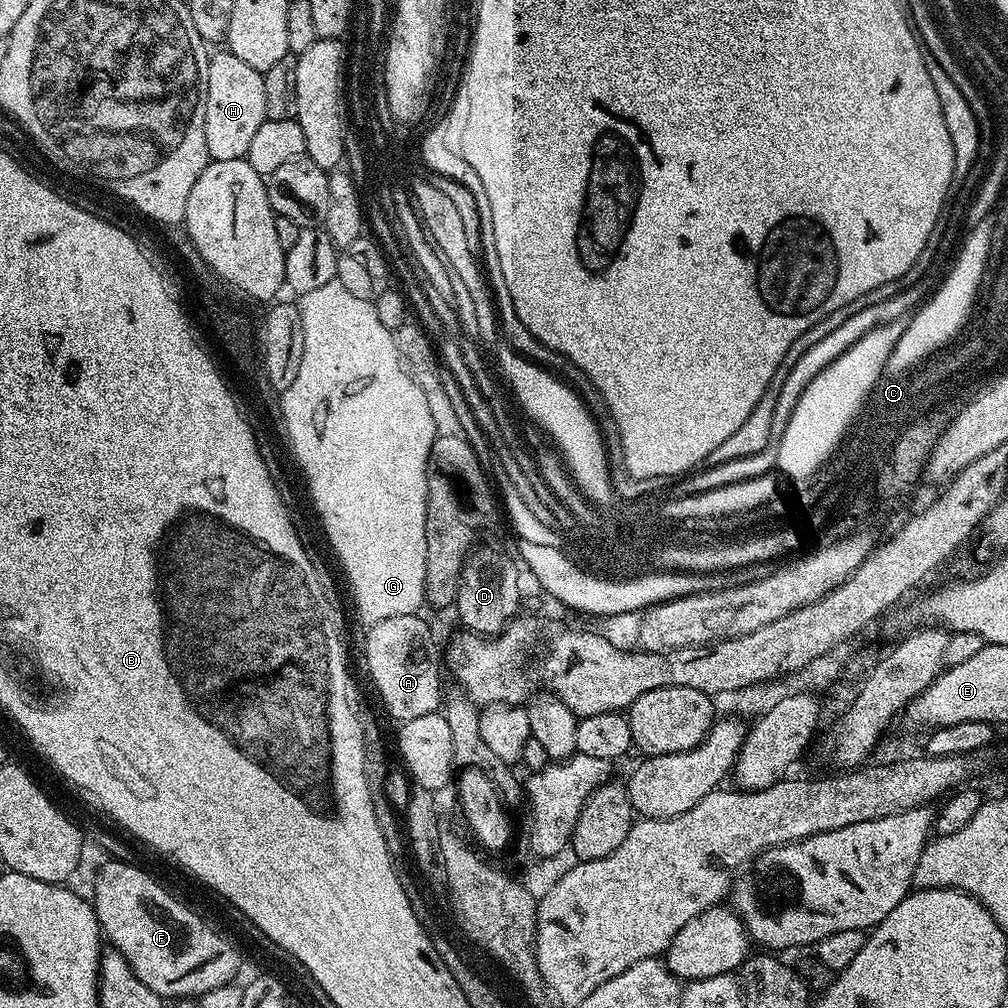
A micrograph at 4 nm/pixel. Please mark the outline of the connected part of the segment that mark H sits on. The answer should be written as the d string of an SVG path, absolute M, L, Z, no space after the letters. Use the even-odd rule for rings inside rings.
M227 50L213 51L208 57L206 74L206 150L212 160L243 160L258 126L266 119L264 73L246 66Z

